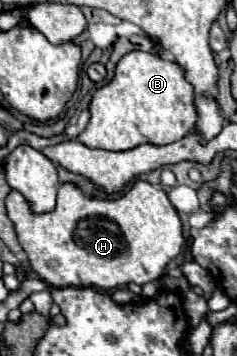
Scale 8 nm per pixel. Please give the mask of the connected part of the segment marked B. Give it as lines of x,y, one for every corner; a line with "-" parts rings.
131,51
115,67
113,79
99,87
91,99
91,119
79,141
87,147
109,151
131,149
145,141
165,145
195,129
197,107
195,89
185,79
185,69
177,61
167,61
155,53

